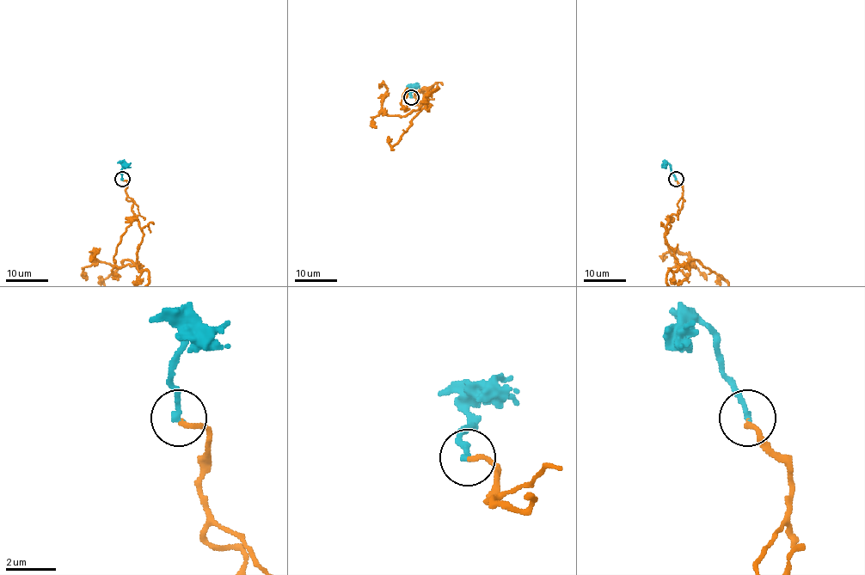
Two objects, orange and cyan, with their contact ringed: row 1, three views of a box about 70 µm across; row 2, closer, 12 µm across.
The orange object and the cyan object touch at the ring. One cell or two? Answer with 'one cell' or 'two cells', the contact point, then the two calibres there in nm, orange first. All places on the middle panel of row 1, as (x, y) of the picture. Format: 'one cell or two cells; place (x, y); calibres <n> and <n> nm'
one cell; place (411, 97); calibres 190 and 220 nm

